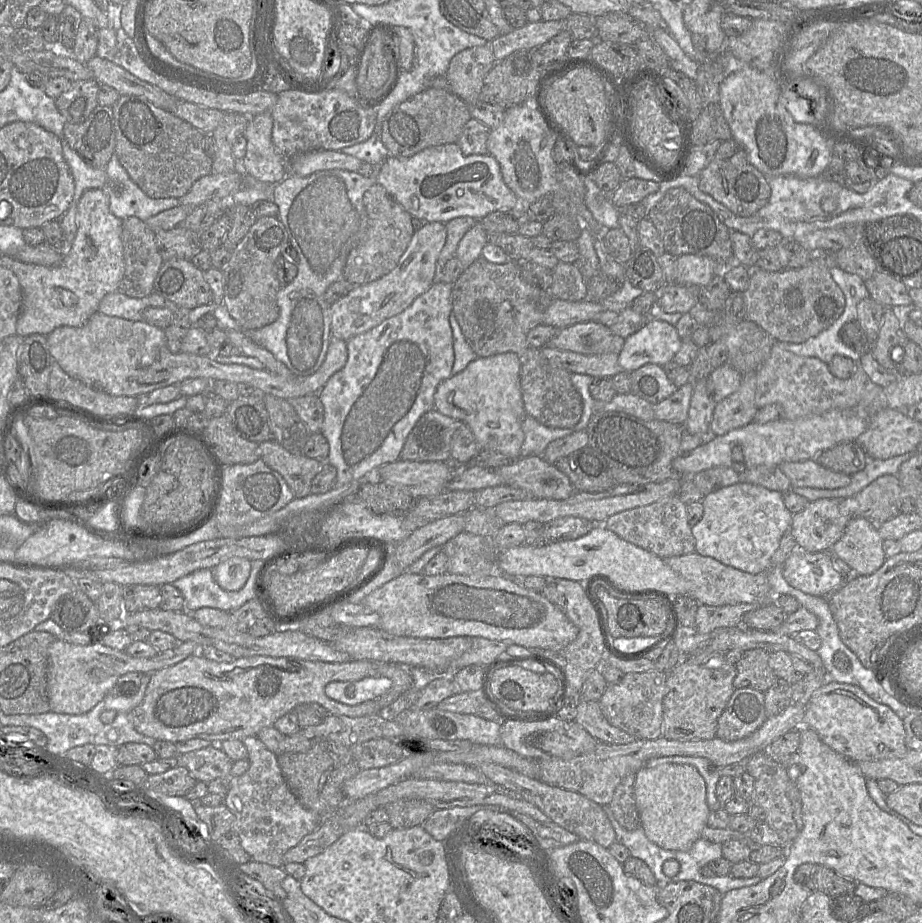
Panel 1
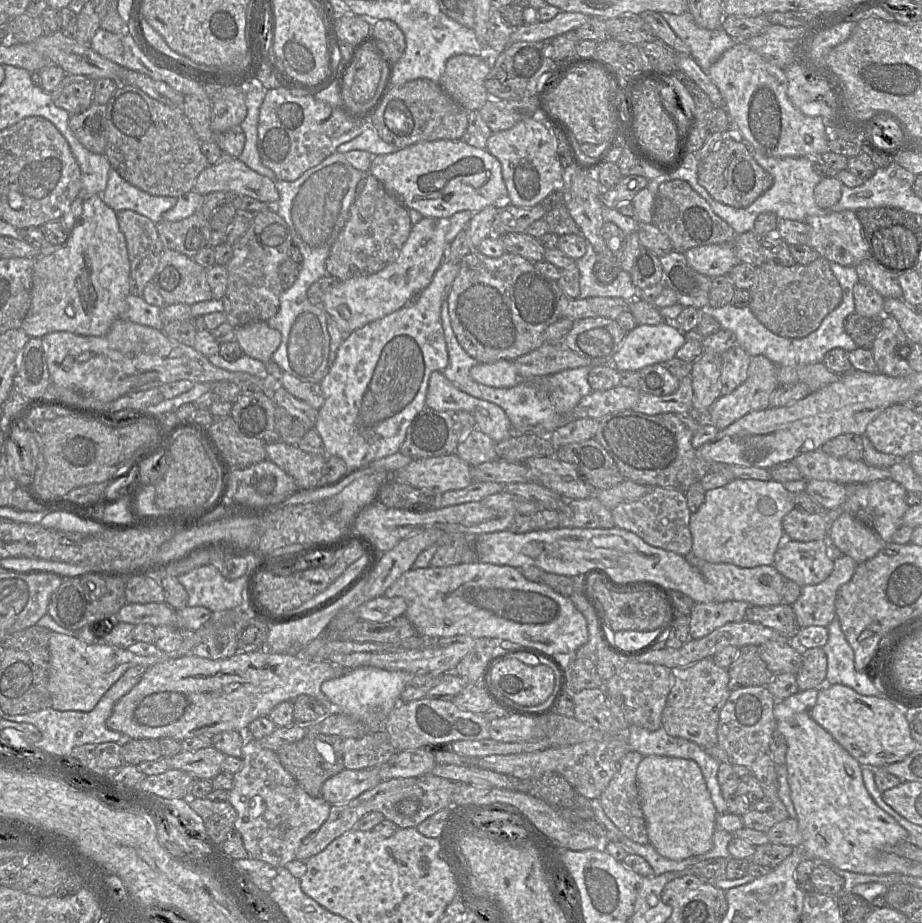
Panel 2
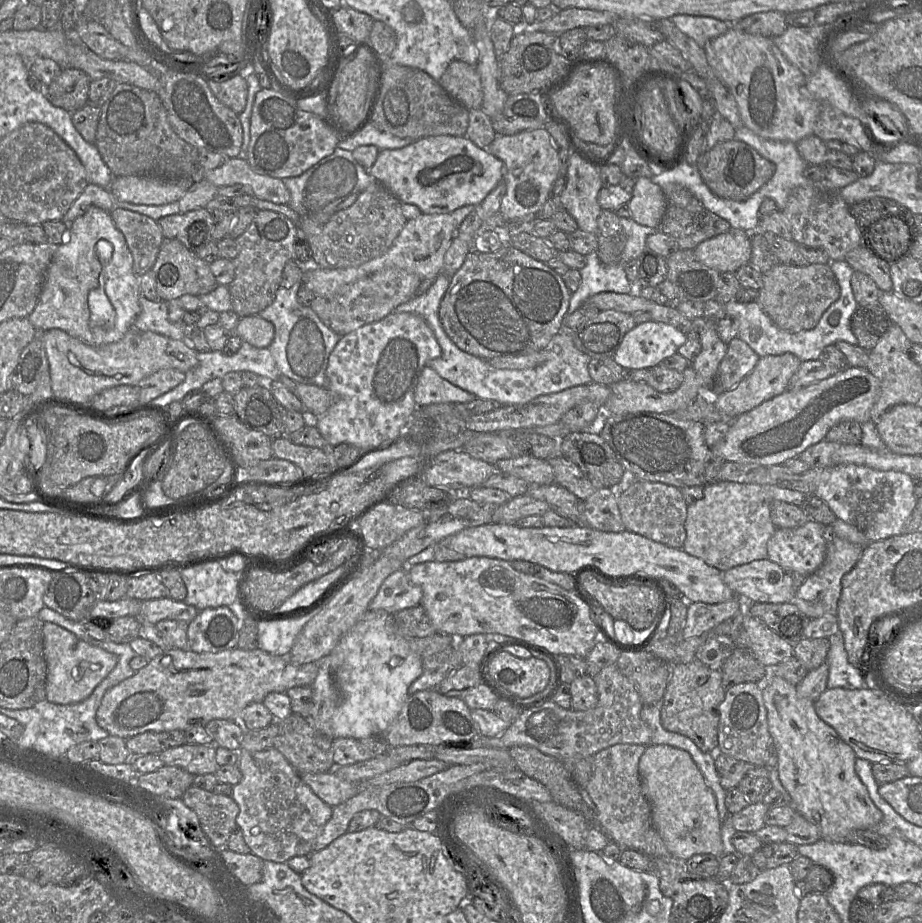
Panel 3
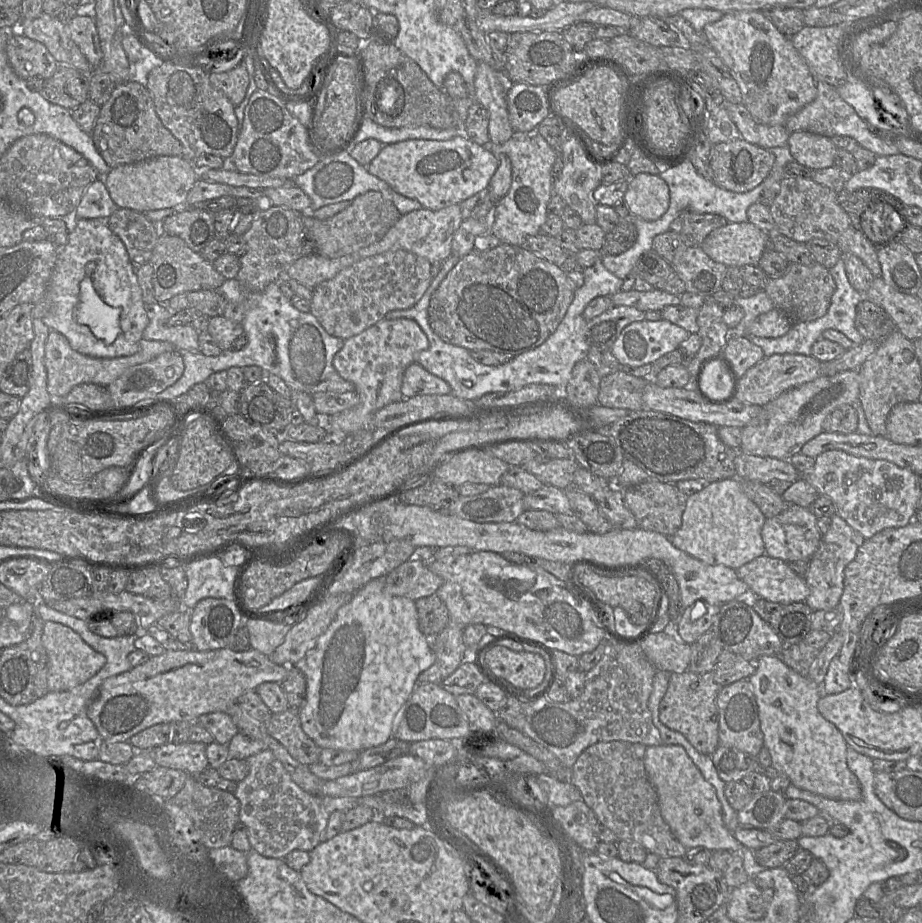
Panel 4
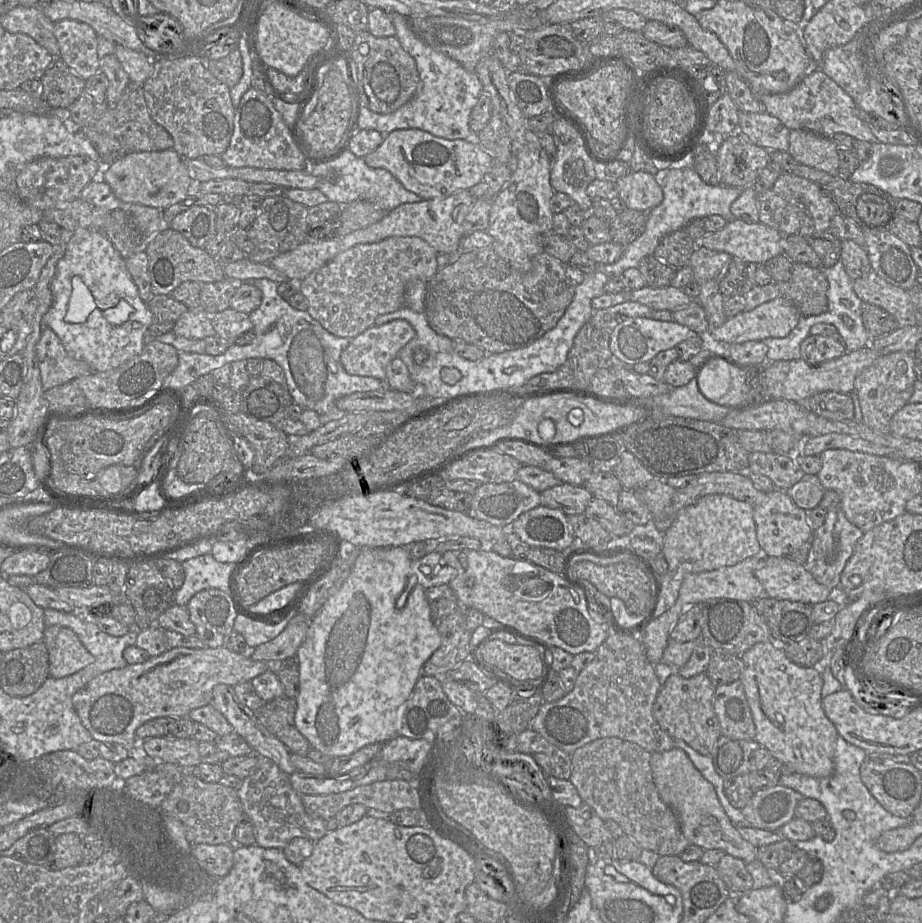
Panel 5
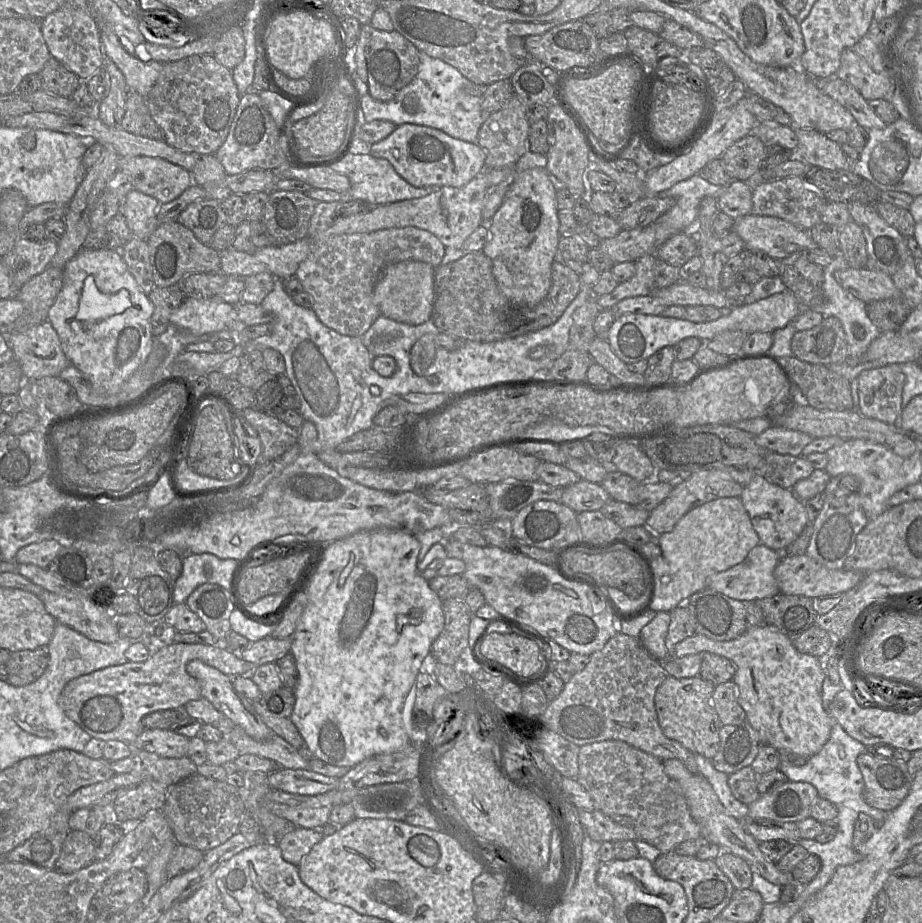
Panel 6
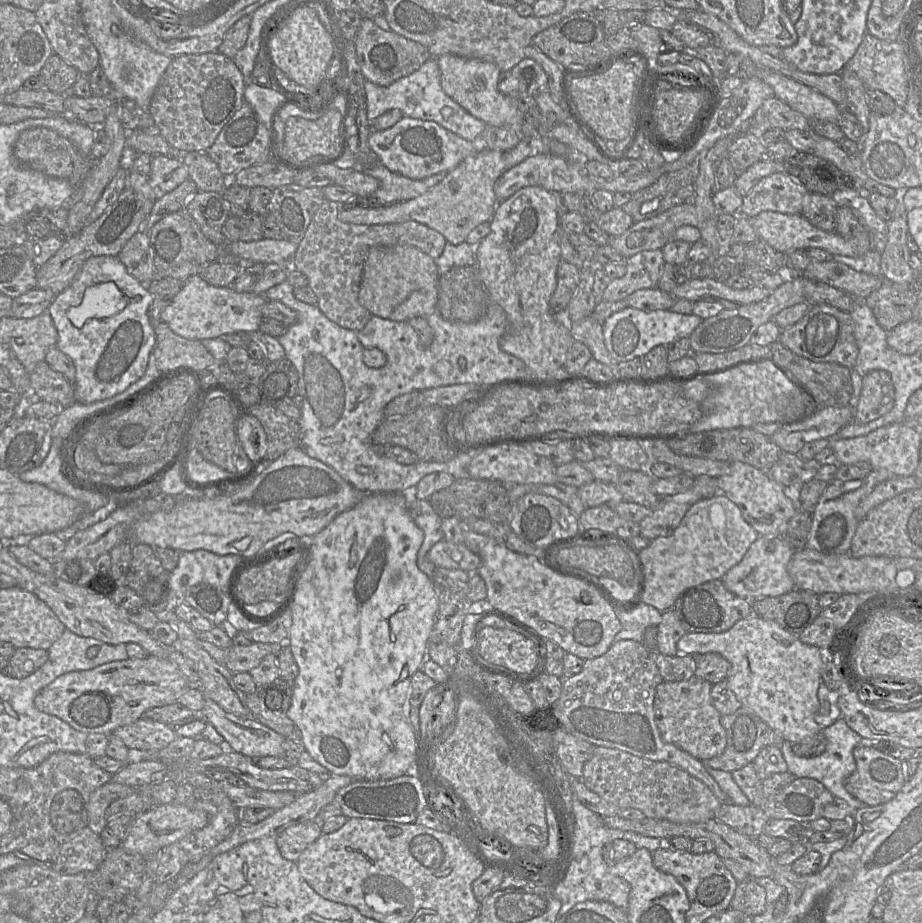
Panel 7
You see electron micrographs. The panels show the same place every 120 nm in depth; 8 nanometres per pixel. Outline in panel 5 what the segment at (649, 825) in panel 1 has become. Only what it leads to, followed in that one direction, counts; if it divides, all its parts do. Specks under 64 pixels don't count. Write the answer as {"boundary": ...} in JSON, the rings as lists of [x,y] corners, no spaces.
{"boundary":[[[675,747],[652,753],[650,767],[661,800],[675,814],[681,831],[690,844],[697,845],[704,851],[723,850],[725,854],[746,864],[757,860],[757,848],[741,837],[723,809],[714,786],[695,768],[682,749]]]}

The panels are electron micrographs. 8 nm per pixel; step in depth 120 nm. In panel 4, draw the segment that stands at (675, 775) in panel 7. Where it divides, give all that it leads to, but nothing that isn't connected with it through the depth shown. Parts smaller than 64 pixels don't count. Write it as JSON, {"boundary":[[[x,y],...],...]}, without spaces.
{"boundary":[[[628,741],[597,742],[579,755],[572,767],[571,783],[579,789],[582,799],[593,810],[600,824],[609,828],[618,840],[634,841],[647,853],[654,853],[660,858],[683,858],[687,849],[675,838],[662,818],[657,793],[648,780],[644,767],[646,749],[644,744]]]}

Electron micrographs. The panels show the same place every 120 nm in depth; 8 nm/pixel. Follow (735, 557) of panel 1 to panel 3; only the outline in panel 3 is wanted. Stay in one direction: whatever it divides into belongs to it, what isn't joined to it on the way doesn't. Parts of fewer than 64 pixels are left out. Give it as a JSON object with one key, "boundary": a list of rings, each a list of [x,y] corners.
{"boundary":[[[719,481],[707,484],[704,487],[703,498],[688,505],[685,522],[686,538],[683,550],[722,572],[755,560],[767,559],[767,543],[776,531],[770,516],[770,504],[774,500],[780,500],[801,506],[805,498],[806,495],[800,491],[784,489],[778,485],[759,485],[732,481]]]}

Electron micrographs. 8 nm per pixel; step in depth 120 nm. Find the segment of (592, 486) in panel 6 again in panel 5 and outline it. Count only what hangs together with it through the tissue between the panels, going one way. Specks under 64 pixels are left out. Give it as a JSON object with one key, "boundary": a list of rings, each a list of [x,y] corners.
{"boundary":[[[559,483],[540,492],[540,505],[558,509],[566,515],[582,514],[593,498],[584,485]]]}

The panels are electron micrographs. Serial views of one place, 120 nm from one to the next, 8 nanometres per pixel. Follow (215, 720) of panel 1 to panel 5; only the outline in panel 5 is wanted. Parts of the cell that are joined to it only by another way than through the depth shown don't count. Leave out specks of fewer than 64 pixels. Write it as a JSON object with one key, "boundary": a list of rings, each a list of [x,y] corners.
{"boundary":[[[226,646],[201,649],[175,647],[149,657],[143,663],[128,664],[94,677],[73,695],[72,703],[94,740],[118,743],[138,751],[136,730],[145,722],[167,716],[187,717],[191,710],[211,703],[214,686],[235,686],[251,681],[272,667],[271,663],[253,660],[248,654],[233,652]]]}

